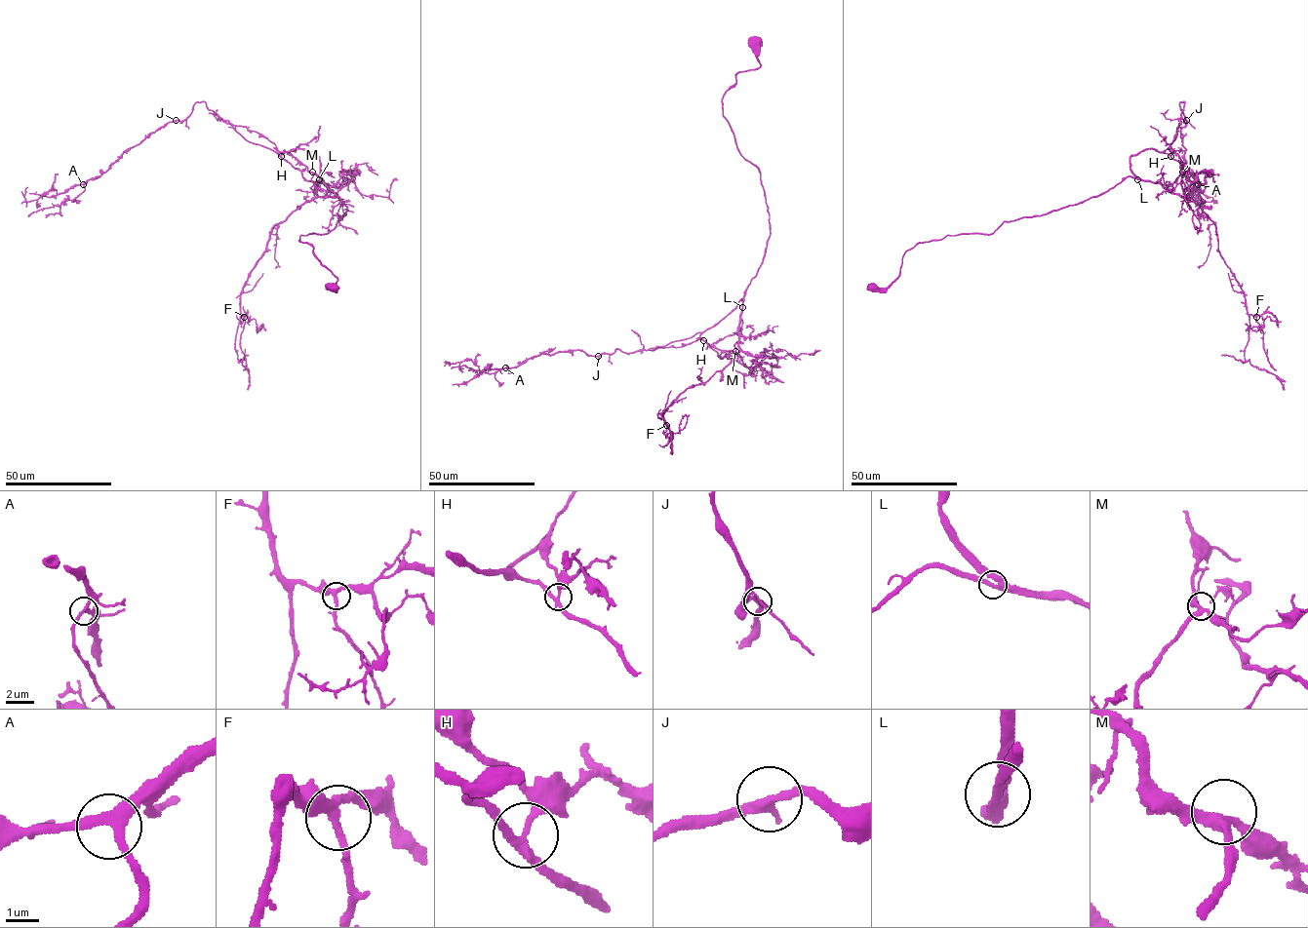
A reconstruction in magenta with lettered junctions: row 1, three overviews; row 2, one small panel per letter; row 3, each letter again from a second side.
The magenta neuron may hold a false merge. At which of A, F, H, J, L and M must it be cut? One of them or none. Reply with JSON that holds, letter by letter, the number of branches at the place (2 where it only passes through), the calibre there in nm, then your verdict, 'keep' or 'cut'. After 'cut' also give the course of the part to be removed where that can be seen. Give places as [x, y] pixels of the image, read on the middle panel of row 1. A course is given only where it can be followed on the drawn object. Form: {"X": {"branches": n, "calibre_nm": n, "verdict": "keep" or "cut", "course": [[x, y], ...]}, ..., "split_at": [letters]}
{"A": {"branches": 3, "calibre_nm": 280, "verdict": "keep"}, "F": {"branches": 3, "calibre_nm": 280, "verdict": "keep"}, "H": {"branches": 3, "calibre_nm": 260, "verdict": "keep"}, "J": {"branches": 3, "calibre_nm": 260, "verdict": "keep"}, "L": {"branches": 3, "calibre_nm": 300, "verdict": "keep"}, "M": {"branches": 3, "calibre_nm": 240, "verdict": "keep"}, "split_at": []}

